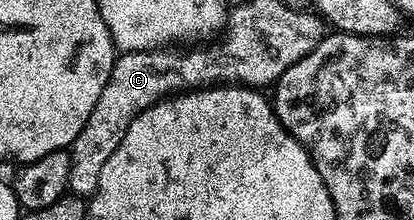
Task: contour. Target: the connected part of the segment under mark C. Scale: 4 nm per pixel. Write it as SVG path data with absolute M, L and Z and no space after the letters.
M156 50L116 55L109 82L105 82L105 90L101 90L101 98L97 98L97 106L93 106L93 114L89 114L89 122L85 122L81 134L77 134L69 149L71 169L67 187L74 195L80 198L95 195L97 182L101 182L101 169L105 167L105 162L109 162L113 150L121 146L121 138L125 138L125 130L129 130L129 122L133 122L137 114L153 106L158 100L165 100L182 92L234 83L235 67L226 51L219 56L210 56L207 52L187 52L182 56L179 52L182 51Z

